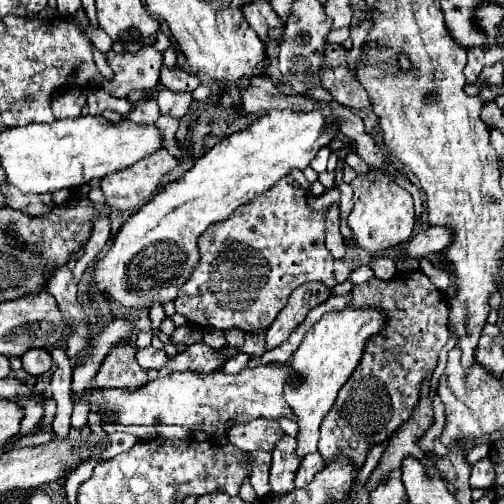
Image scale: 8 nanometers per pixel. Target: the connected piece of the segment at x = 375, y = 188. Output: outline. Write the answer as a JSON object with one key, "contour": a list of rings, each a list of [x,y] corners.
{"contour":[[[370,170],[366,174],[360,174],[354,182],[354,208],[348,216],[348,226],[354,234],[356,244],[376,256],[382,250],[396,248],[402,242],[406,242],[414,228],[414,204],[412,194],[398,186],[392,178],[384,176],[378,170]]]}

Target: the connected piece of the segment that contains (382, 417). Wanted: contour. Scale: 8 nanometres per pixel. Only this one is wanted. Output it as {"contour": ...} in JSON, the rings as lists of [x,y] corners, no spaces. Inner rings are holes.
{"contour":[[[420,270],[398,272],[392,280],[370,278],[368,282],[354,286],[352,288],[352,306],[382,308],[388,316],[388,328],[382,330],[378,336],[374,336],[368,342],[358,368],[354,370],[350,380],[340,390],[332,410],[324,416],[322,426],[320,426],[318,452],[322,454],[324,464],[330,464],[338,456],[346,456],[348,460],[352,460],[352,464],[356,464],[356,480],[358,480],[358,472],[360,472],[370,448],[386,442],[396,432],[396,428],[400,424],[404,424],[410,418],[410,414],[414,412],[414,408],[420,400],[420,384],[422,384],[424,376],[436,368],[438,352],[446,344],[450,332],[448,332],[448,298]]]}

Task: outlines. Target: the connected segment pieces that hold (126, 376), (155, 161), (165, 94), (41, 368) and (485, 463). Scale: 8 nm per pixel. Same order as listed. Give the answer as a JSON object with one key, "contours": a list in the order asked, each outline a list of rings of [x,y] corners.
{"contours":[[[[134,342],[120,344],[118,348],[114,348],[106,356],[100,372],[94,376],[94,386],[96,388],[136,390],[136,388],[142,388],[144,384],[148,384],[150,382],[148,374],[146,374],[146,370],[142,370],[136,364],[134,352],[136,352]]],[[[162,148],[156,154],[136,162],[134,166],[106,176],[100,182],[100,188],[110,208],[122,212],[136,210],[156,194],[162,176],[168,174],[174,166],[178,166],[176,158]]],[[[162,90],[162,98],[158,100],[160,112],[168,114],[168,116],[176,116],[176,118],[182,118],[190,110],[192,102],[194,102],[194,98],[190,92],[176,94],[172,90]]],[[[32,348],[22,356],[22,368],[32,376],[46,374],[50,366],[52,366],[52,358],[50,352],[44,348]]],[[[490,456],[482,458],[480,462],[476,462],[472,466],[472,476],[470,476],[470,486],[472,488],[490,488],[494,482],[494,464],[490,460]]]]}

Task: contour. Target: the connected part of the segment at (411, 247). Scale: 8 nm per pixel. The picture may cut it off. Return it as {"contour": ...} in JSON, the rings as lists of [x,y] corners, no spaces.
{"contour":[[[430,226],[428,230],[416,234],[408,242],[408,246],[404,248],[402,258],[422,258],[426,254],[440,252],[440,248],[446,248],[450,242],[452,242],[452,232],[448,232],[448,228]]]}

